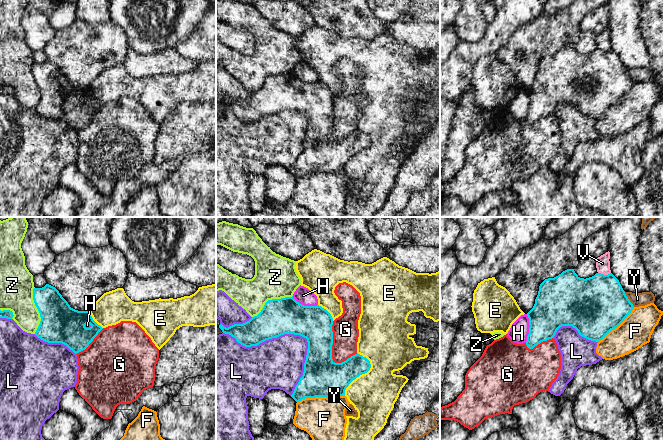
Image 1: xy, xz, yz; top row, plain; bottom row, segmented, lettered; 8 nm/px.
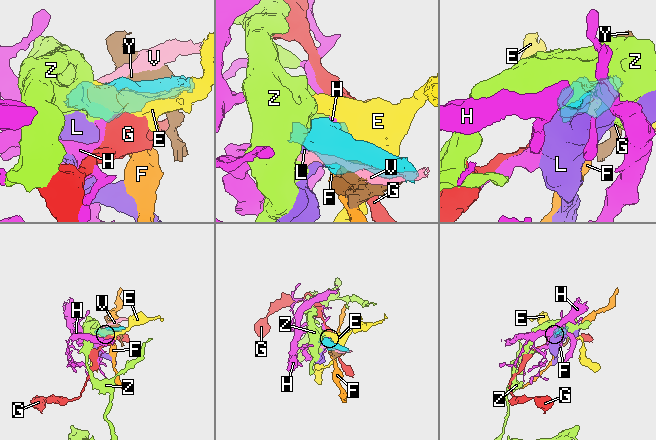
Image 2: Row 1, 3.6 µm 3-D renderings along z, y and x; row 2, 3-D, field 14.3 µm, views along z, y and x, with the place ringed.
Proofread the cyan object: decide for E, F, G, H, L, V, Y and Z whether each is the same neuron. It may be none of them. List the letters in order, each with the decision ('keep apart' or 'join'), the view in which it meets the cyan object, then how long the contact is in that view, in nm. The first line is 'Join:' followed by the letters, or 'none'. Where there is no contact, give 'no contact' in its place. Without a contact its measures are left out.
Join: none
E: keep apart | xz | 360 nm
F: keep apart | xz | 380 nm
G: keep apart | xz | 360 nm
H: keep apart | yz | 240 nm
L: keep apart | xz | 750 nm
V: keep apart | yz | 100 nm
Y: keep apart | yz | 150 nm
Z: keep apart | xy | 380 nm

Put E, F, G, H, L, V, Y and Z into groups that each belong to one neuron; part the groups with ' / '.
E / F / G / H V / L / Y / Z

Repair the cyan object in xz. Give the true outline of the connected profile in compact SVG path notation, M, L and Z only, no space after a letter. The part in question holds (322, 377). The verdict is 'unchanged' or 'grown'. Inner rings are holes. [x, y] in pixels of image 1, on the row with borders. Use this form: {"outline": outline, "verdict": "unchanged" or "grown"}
{"outline": "M292 296L268 300L257 316L252 317L243 324L234 324L226 328L216 318L216 336L222 333L229 334L245 347L257 346L266 340L277 338L284 334L300 335L306 338L308 349L304 372L291 395L296 402L299 402L305 398L343 396L349 384L360 375L367 373L371 368L370 361L358 353L342 363L333 361L332 325L333 318L326 309L319 305L304 306Z", "verdict": "grown"}

